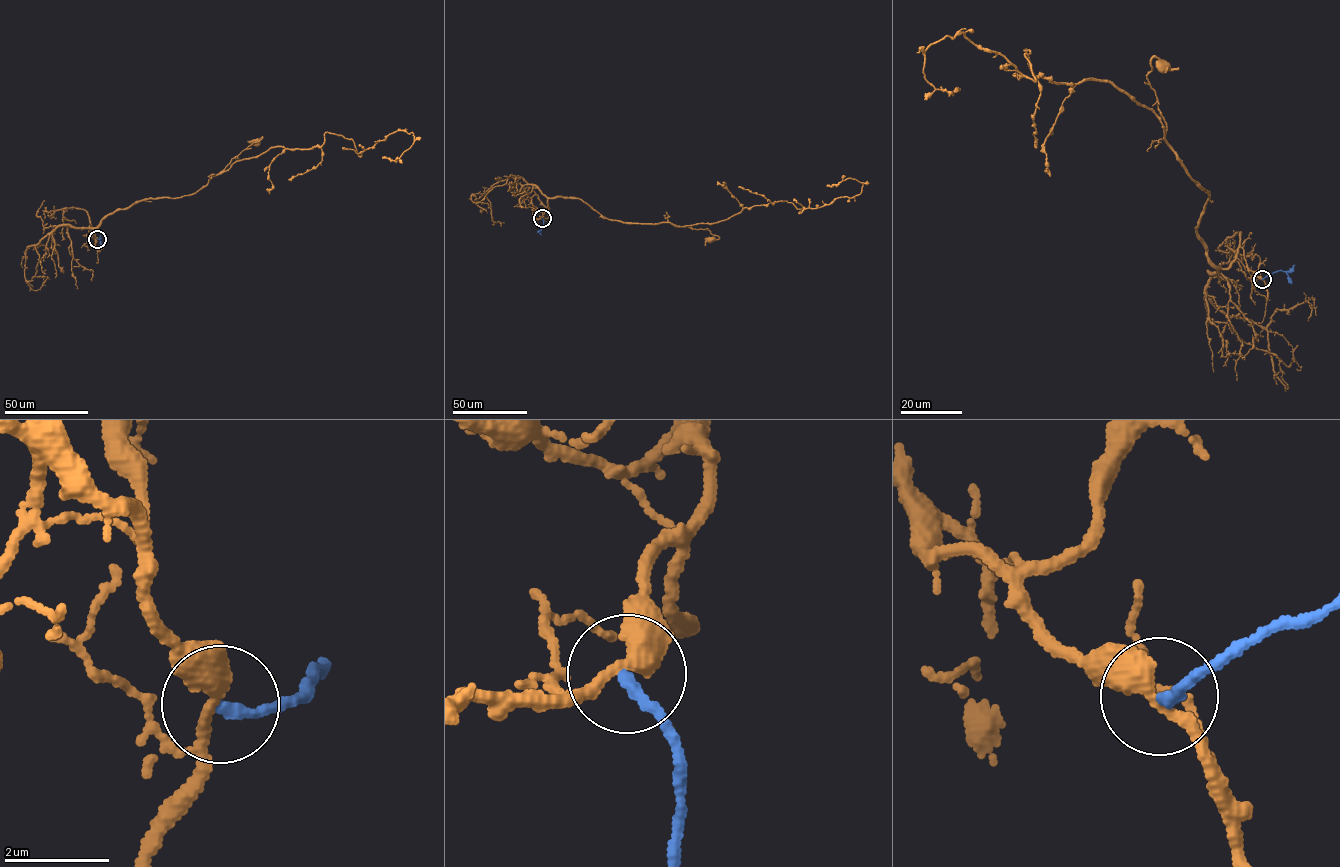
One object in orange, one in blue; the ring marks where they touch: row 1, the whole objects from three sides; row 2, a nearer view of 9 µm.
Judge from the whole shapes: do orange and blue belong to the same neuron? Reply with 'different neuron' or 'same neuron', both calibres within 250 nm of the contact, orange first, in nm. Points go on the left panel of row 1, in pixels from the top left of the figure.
different neuron; 360 nm thick on the orange side, 200 nm on the other

